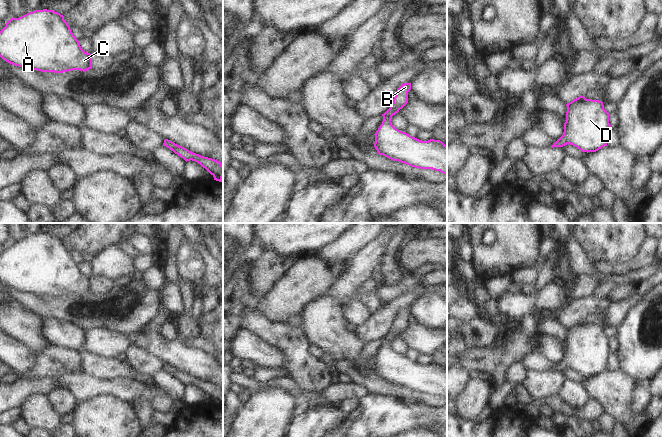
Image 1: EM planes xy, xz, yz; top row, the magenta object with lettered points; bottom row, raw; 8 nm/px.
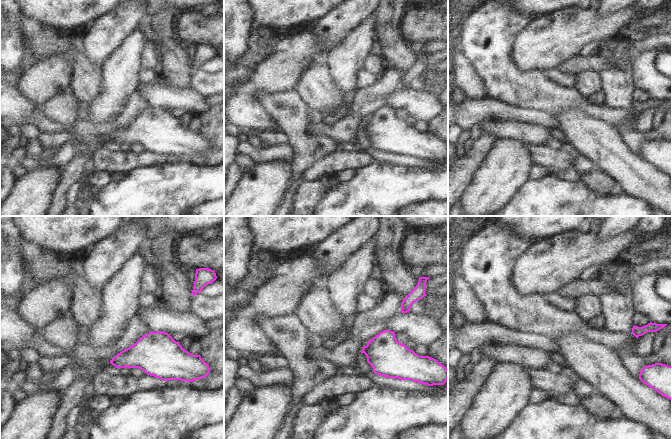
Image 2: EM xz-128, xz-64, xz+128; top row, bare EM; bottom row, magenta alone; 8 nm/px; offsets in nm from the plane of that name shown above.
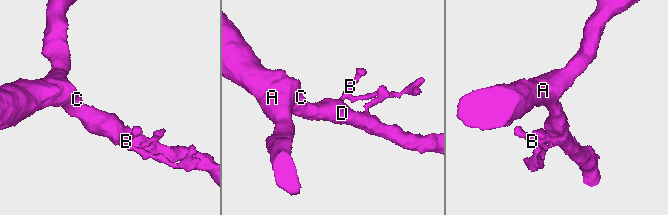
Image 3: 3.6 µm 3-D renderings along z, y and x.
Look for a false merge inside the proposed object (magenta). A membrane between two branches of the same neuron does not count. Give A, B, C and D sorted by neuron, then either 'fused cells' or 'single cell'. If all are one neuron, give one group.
groups A B C D; single cell

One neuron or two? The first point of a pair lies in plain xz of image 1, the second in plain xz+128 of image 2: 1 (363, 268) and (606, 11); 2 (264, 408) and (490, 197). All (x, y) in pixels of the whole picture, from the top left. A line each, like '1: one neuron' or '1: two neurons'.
1: one neuron
2: one neuron

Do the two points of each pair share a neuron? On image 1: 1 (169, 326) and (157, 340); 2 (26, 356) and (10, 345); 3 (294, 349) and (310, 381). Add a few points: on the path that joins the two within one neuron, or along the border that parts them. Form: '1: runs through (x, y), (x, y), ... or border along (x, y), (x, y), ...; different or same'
1: border along (166, 320), (161, 333), (169, 340), (177, 338); different
2: runs through (22, 356), (14, 349); same
3: runs through (299, 357), (301, 365), (309, 373); same

